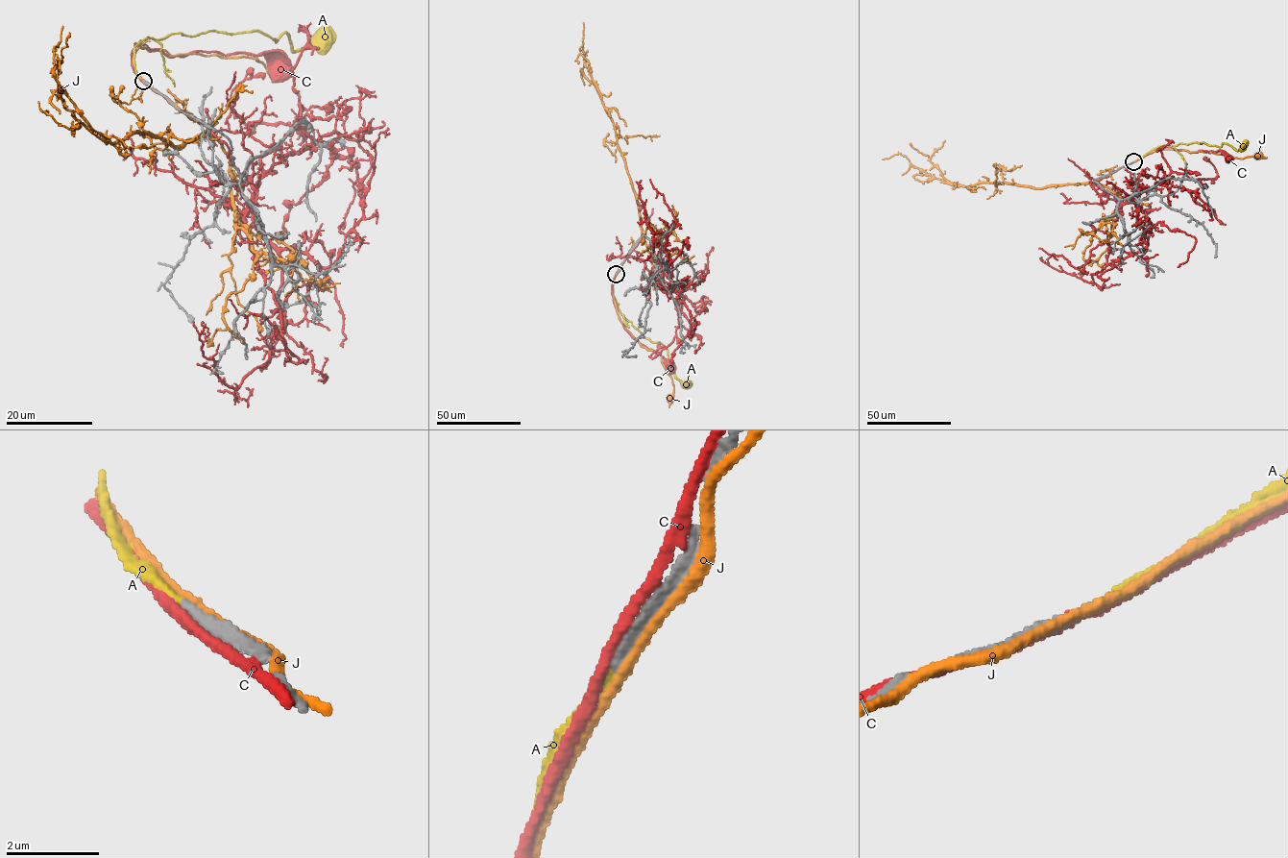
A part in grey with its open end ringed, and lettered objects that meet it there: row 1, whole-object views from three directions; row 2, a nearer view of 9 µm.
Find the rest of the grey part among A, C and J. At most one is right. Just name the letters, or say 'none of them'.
A

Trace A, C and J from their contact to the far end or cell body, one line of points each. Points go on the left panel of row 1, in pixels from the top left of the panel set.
A: (142, 80), (134, 70), (133, 48), (146, 38), (259, 31), (276, 41), (286, 33), (294, 50), (323, 38)
C: (146, 84), (133, 71), (134, 43), (158, 49), (168, 57), (206, 51), (264, 53), (281, 72)
J: (147, 84), (136, 72), (133, 58), (139, 48), (172, 55), (251, 57), (269, 72), (289, 67), (279, 62)

